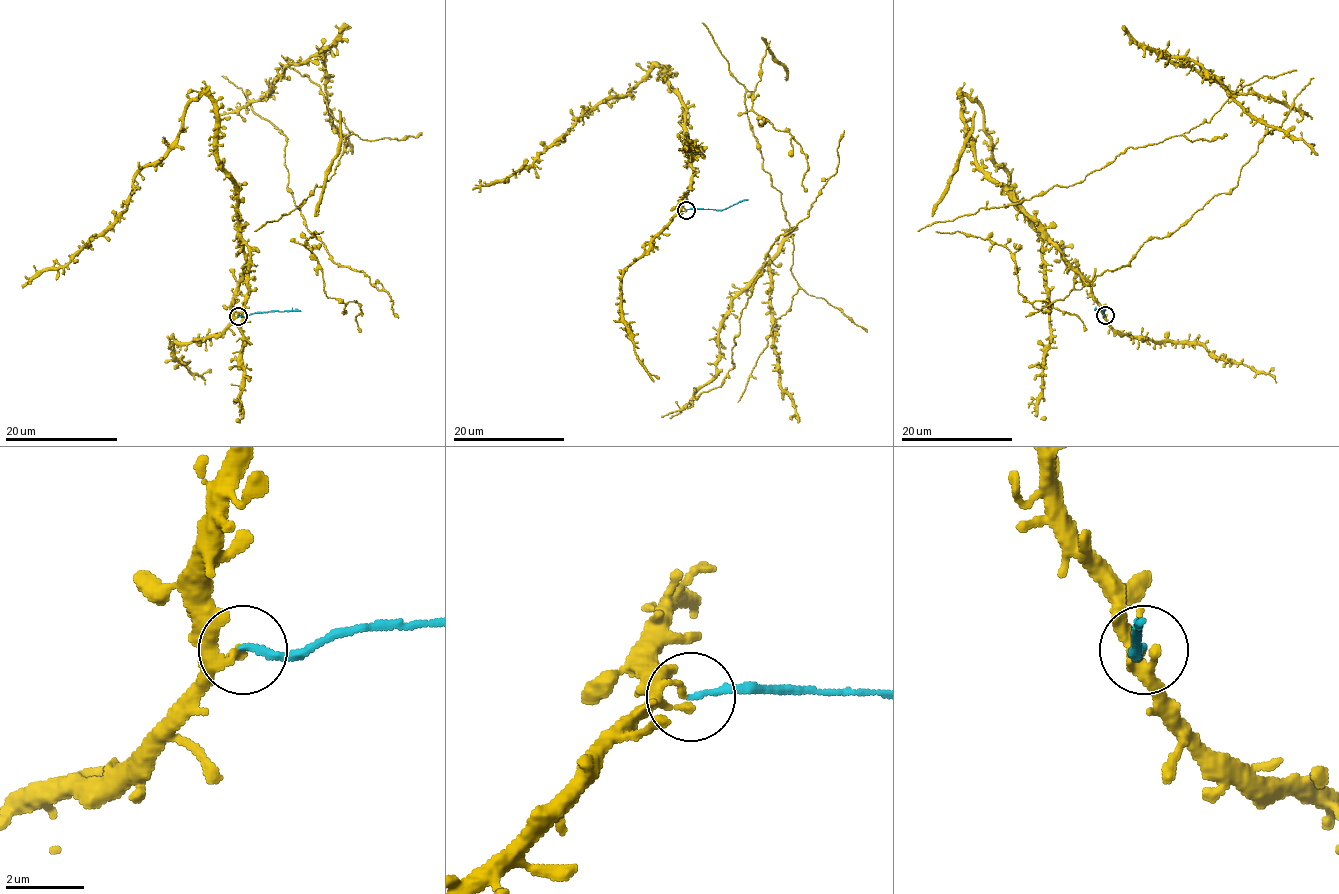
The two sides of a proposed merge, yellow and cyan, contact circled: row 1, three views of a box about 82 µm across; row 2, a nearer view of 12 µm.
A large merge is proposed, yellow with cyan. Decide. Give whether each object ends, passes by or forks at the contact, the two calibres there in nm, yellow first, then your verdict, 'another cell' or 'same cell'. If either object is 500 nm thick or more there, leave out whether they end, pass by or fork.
yellow ends | cyan ends | 280/150 nm | another cell

